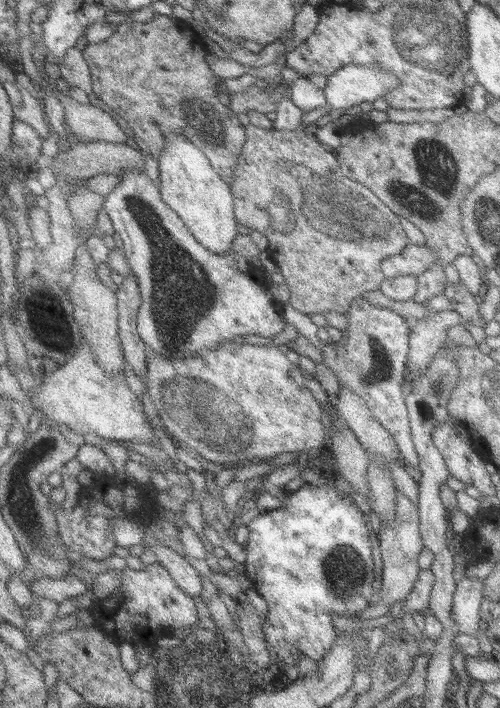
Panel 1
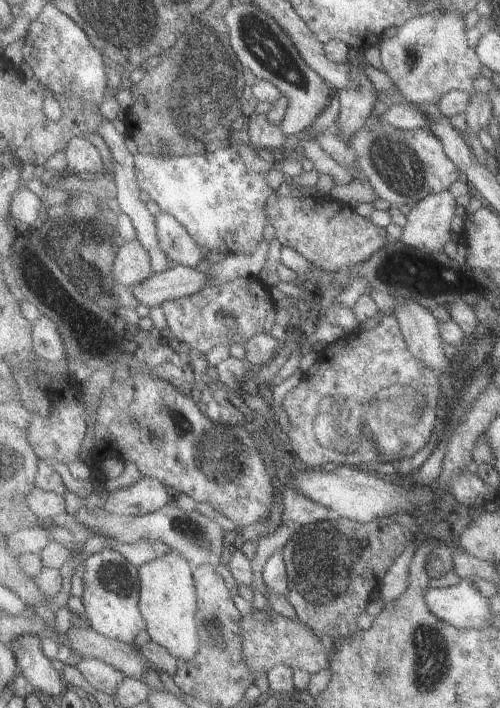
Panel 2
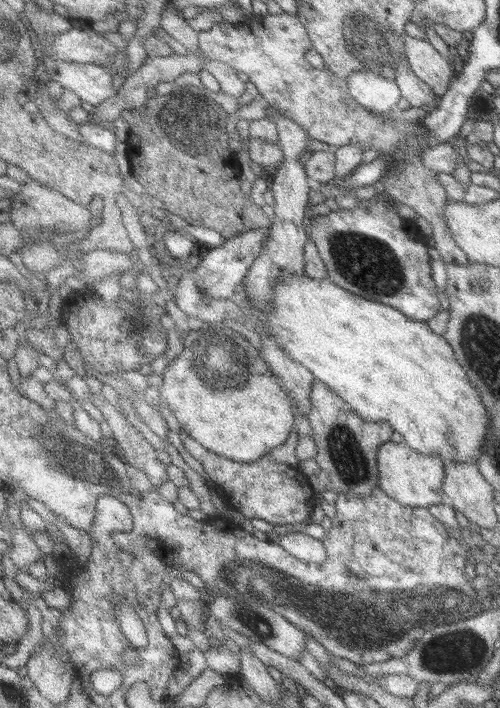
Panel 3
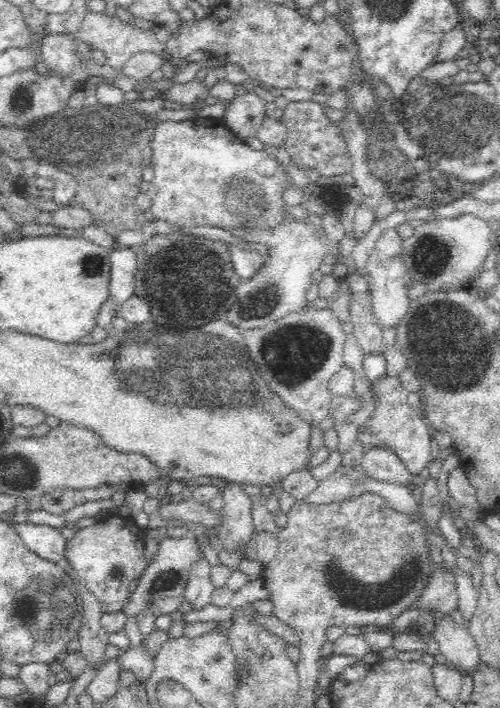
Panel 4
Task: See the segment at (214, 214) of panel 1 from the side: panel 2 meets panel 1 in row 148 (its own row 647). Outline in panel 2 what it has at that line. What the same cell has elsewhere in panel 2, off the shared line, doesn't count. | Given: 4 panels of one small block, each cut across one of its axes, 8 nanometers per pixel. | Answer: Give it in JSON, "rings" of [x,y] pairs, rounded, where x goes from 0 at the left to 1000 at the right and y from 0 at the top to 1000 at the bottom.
{"rings":[[[338,780],[322,788],[282,797],[278,802],[278,862],[294,876],[294,895],[314,912],[326,912],[350,929],[382,932],[398,921],[394,890],[394,833],[390,799],[358,780]]]}

